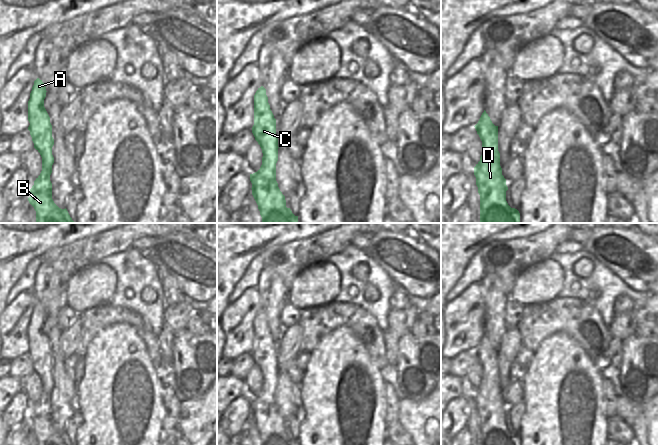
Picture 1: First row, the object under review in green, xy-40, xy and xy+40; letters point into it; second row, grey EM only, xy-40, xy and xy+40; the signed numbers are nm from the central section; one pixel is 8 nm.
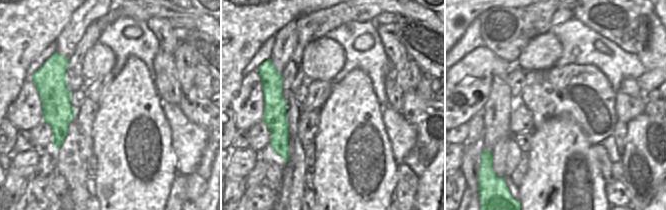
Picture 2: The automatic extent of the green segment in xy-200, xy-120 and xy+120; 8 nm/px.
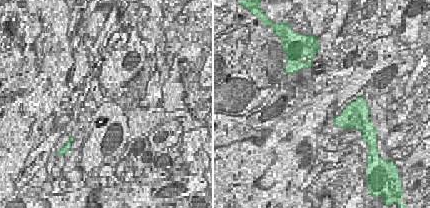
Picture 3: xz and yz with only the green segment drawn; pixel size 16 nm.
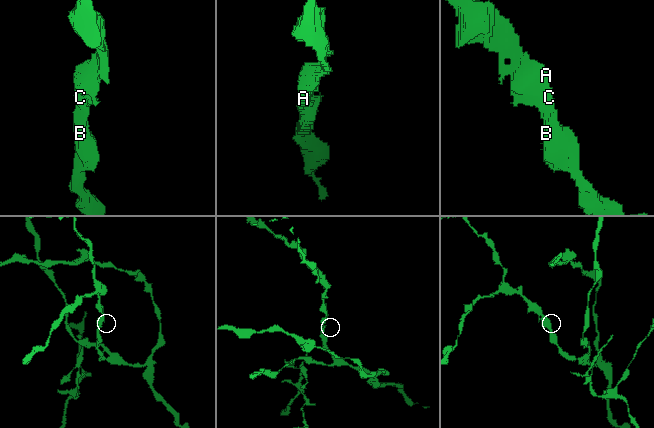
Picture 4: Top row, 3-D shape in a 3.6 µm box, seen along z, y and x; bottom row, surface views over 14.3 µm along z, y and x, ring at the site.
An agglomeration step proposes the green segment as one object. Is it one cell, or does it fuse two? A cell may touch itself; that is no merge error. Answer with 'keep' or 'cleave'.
keep

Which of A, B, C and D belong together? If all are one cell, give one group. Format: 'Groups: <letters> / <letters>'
Groups: A B C D

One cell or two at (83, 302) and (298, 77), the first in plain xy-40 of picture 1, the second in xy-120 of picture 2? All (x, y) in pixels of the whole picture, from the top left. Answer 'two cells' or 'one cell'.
two cells

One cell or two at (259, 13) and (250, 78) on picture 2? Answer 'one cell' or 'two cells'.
two cells

